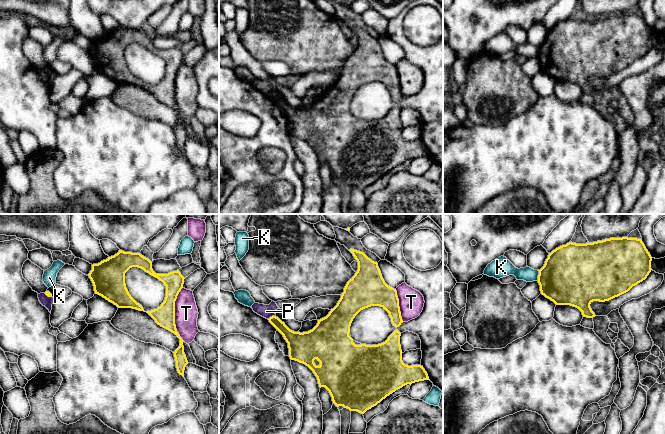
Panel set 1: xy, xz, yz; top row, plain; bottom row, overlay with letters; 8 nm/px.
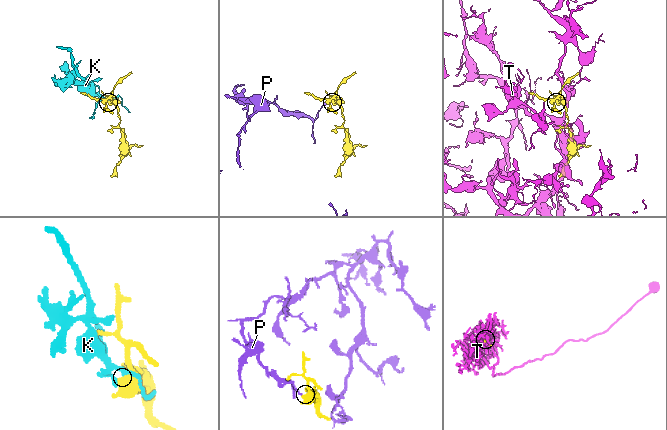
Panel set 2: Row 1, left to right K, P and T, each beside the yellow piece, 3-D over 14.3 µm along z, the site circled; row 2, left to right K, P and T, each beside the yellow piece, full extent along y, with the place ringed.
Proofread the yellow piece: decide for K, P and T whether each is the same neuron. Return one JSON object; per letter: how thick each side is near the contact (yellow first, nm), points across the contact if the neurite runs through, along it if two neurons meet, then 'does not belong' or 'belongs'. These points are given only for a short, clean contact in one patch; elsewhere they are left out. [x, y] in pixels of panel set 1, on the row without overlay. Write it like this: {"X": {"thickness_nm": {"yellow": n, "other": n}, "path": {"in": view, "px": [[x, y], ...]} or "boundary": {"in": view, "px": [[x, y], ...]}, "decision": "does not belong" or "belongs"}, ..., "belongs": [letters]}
{"K": {"thickness_nm": {"yellow": 460, "other": 120}, "decision": "does not belong"}, "P": {"thickness_nm": {"yellow": 120, "other": 110}, "boundary": {"in": "xz", "px": [[275, 91], [268, 95]]}, "decision": "does not belong"}, "T": {"thickness_nm": {"yellow": 160, "other": 190}, "decision": "does not belong"}, "belongs": []}

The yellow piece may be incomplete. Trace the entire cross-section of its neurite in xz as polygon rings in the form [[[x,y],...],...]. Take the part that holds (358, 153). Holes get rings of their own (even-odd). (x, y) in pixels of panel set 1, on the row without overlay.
[[[349,26],[358,38],[358,46],[347,58],[337,81],[329,90],[318,96],[317,101],[308,108],[290,106],[278,93],[272,92],[269,98],[283,111],[288,119],[289,133],[308,142],[317,153],[319,163],[325,163],[333,179],[339,183],[364,190],[387,172],[407,160],[429,156],[421,141],[405,141],[402,137],[400,121],[401,109],[396,106],[388,115],[378,121],[355,121],[349,112],[350,102],[355,92],[371,82],[383,83],[391,94],[393,102],[399,103],[402,93],[396,65],[388,62],[381,50],[378,39],[363,28]]]

